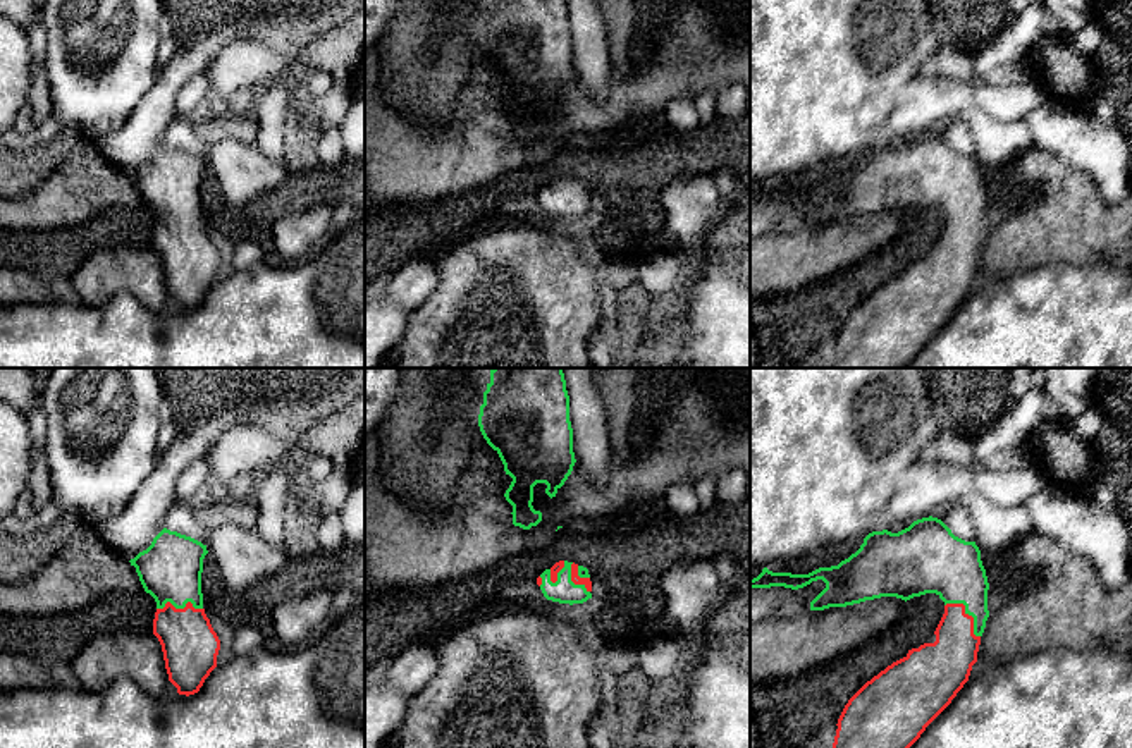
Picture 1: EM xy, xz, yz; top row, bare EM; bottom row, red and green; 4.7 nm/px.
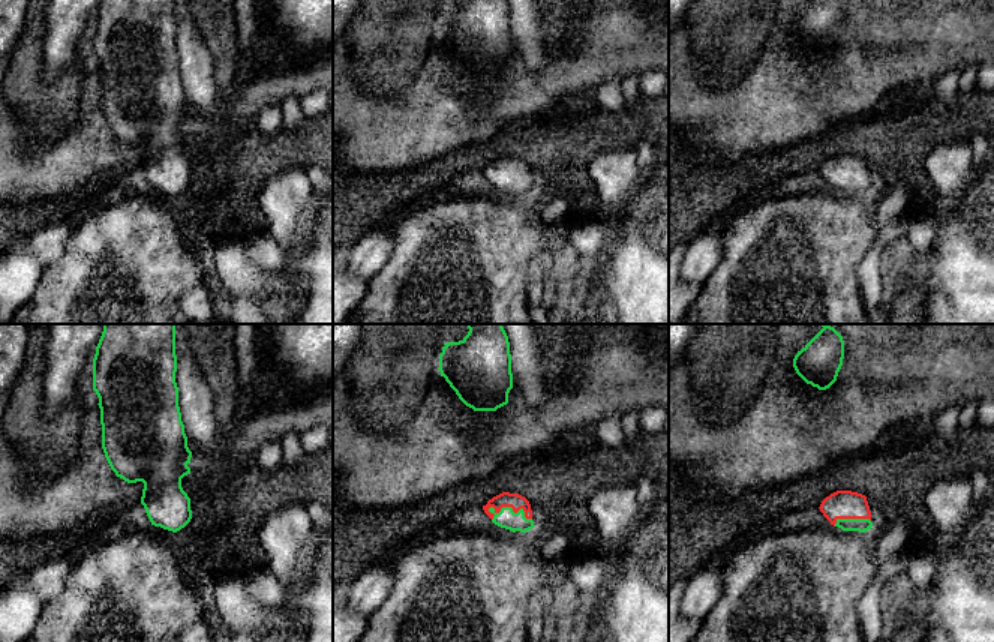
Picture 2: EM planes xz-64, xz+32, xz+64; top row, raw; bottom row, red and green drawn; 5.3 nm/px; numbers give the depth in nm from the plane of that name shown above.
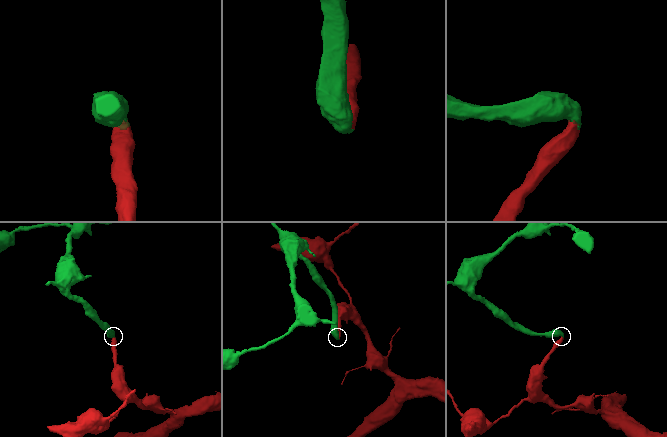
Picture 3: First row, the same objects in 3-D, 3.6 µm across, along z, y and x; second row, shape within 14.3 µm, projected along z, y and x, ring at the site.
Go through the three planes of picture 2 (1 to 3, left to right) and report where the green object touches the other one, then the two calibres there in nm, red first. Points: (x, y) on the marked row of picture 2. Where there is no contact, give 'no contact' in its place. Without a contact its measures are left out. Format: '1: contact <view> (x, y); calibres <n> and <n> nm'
1: no contact
2: contact xz+32 (511, 507); calibres 90 and 100 nm
3: contact xz+64 (850, 518); calibres 160 and 70 nm

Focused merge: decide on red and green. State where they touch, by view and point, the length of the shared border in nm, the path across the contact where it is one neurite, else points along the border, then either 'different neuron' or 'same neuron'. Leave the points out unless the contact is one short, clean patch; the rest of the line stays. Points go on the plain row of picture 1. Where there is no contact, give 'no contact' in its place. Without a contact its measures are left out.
yz (967, 229) | 220 nm | across yz (947, 277), (967, 229), (964, 202), (948, 181) | same neuron

